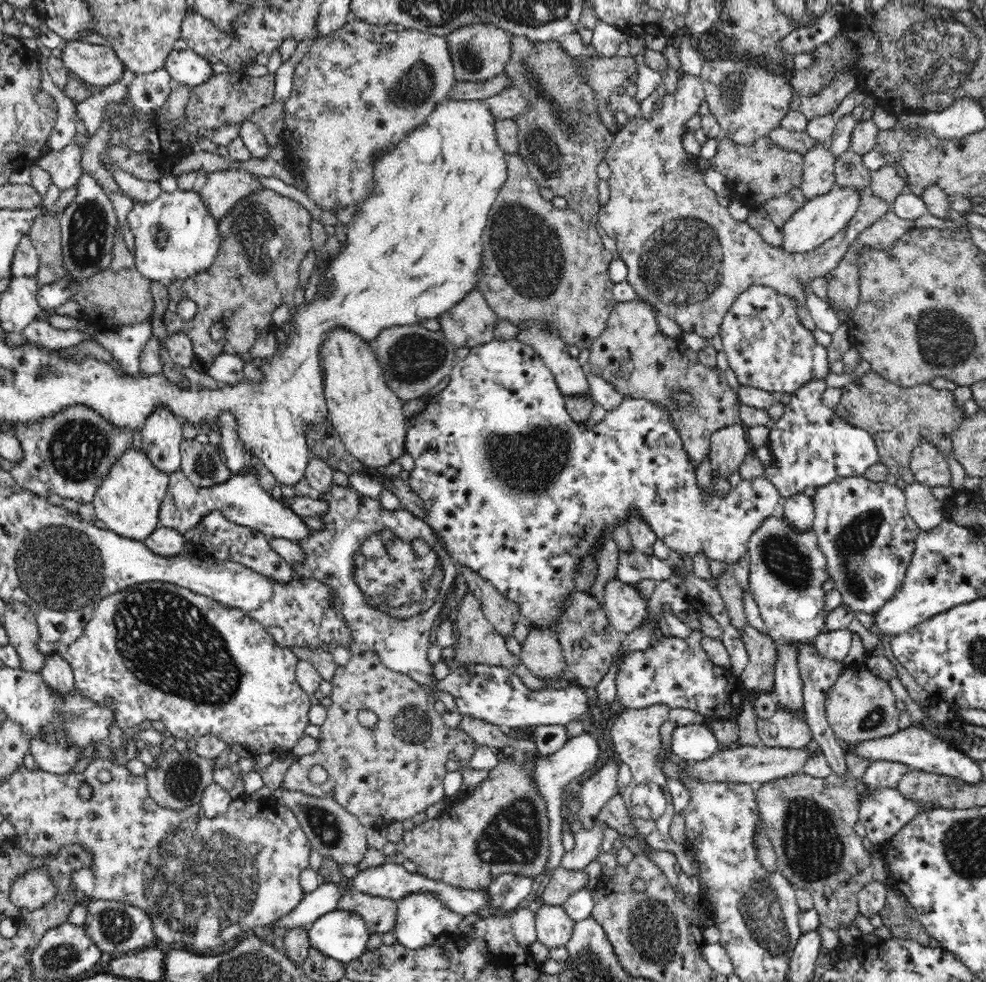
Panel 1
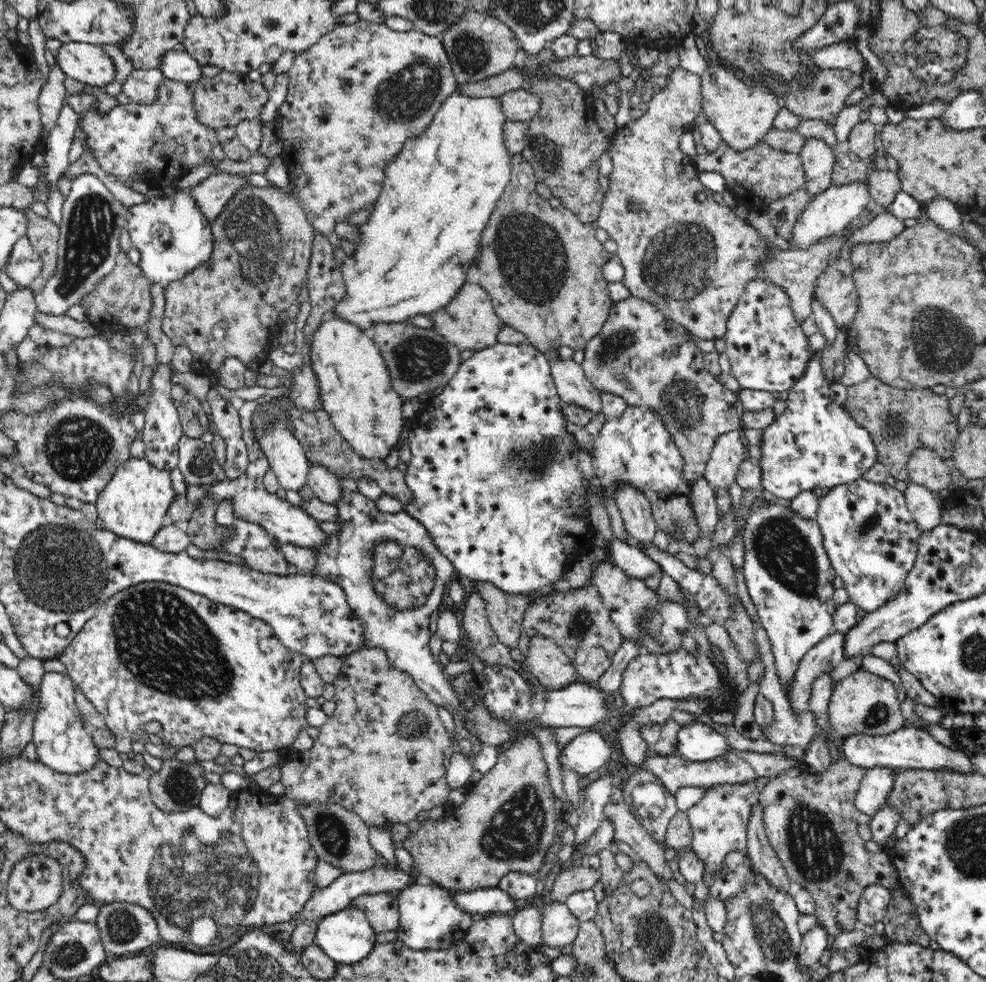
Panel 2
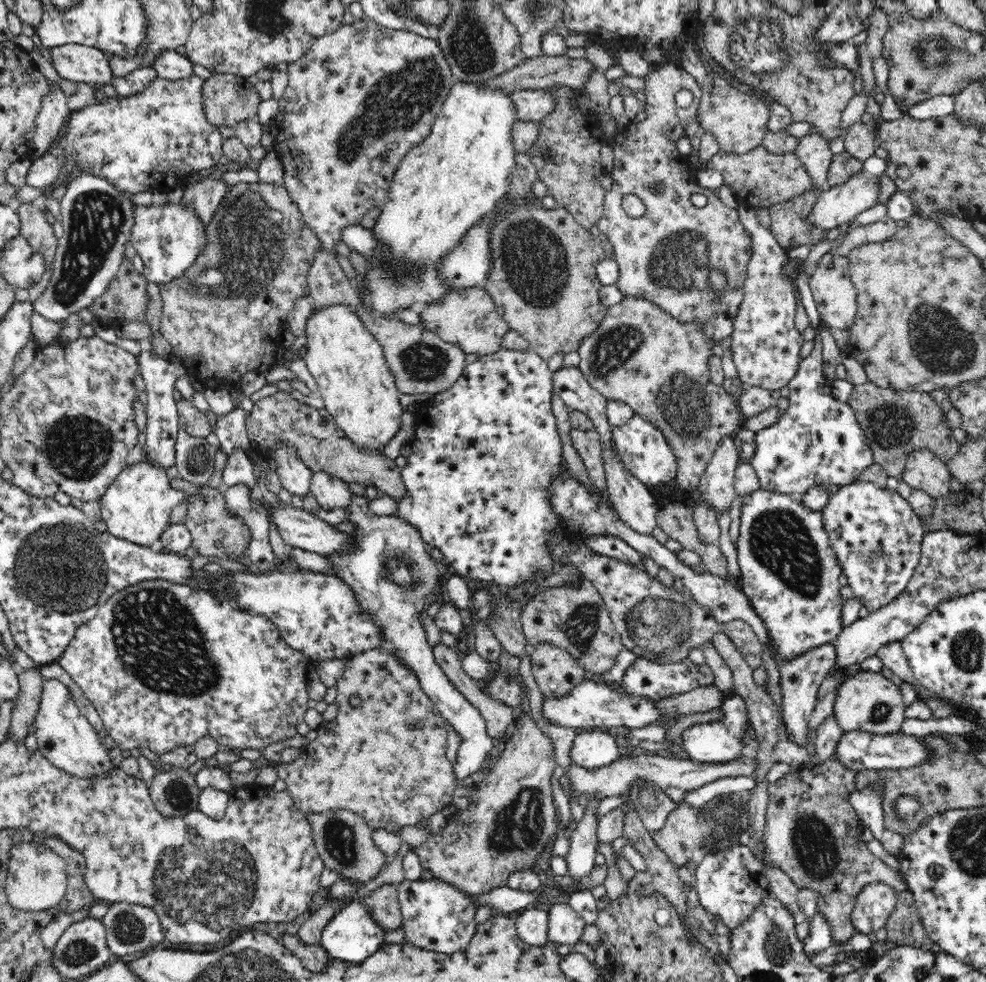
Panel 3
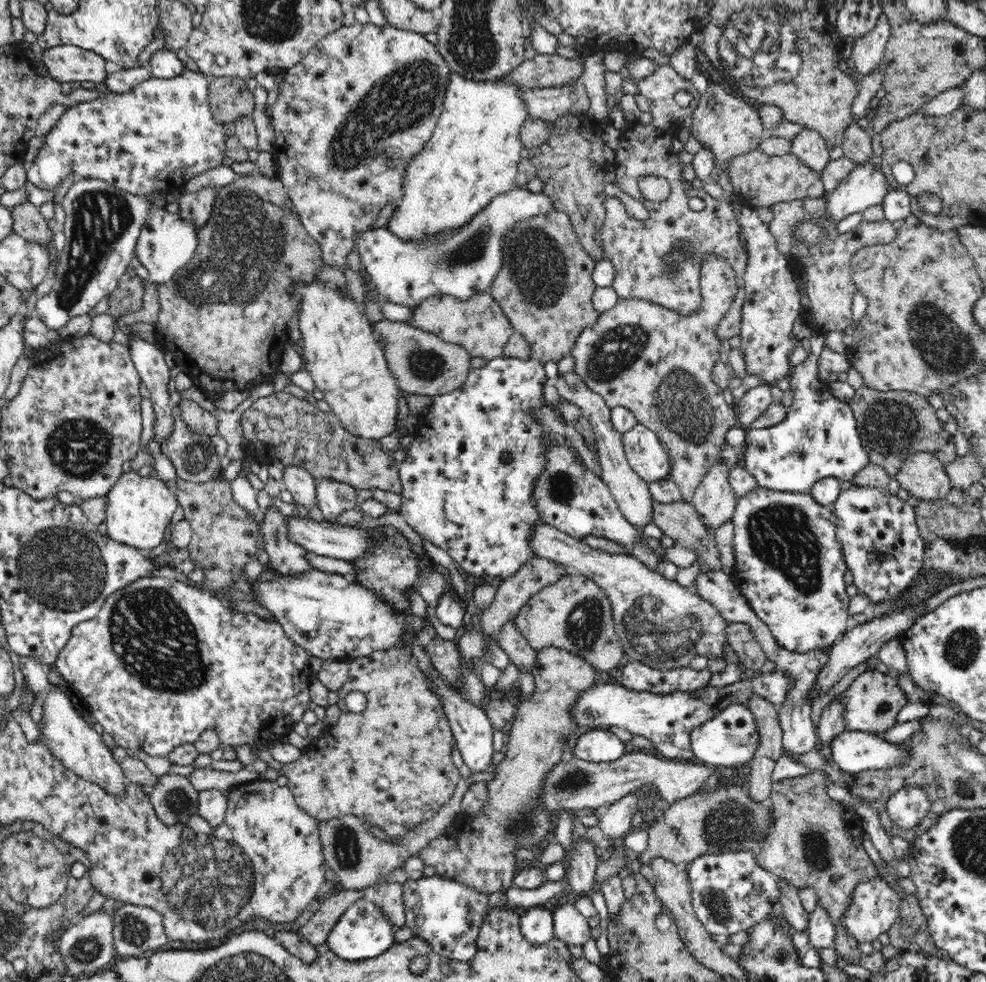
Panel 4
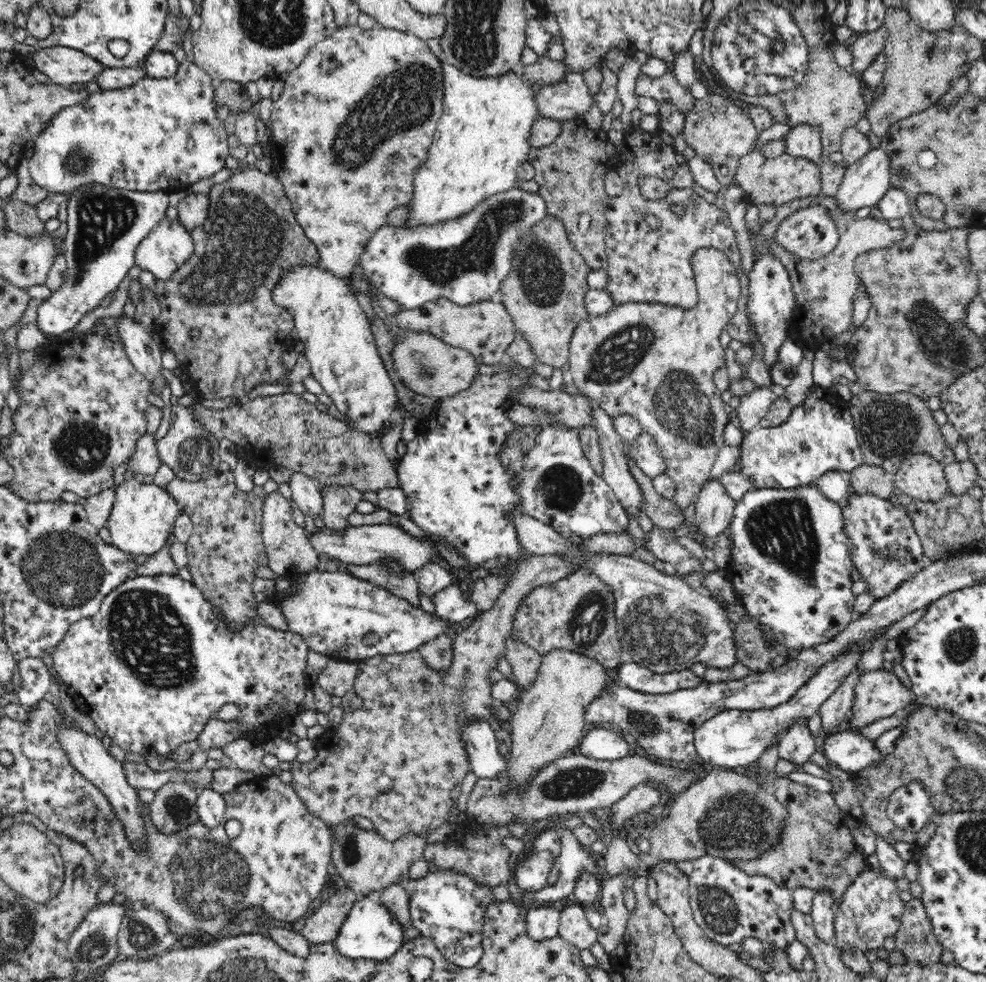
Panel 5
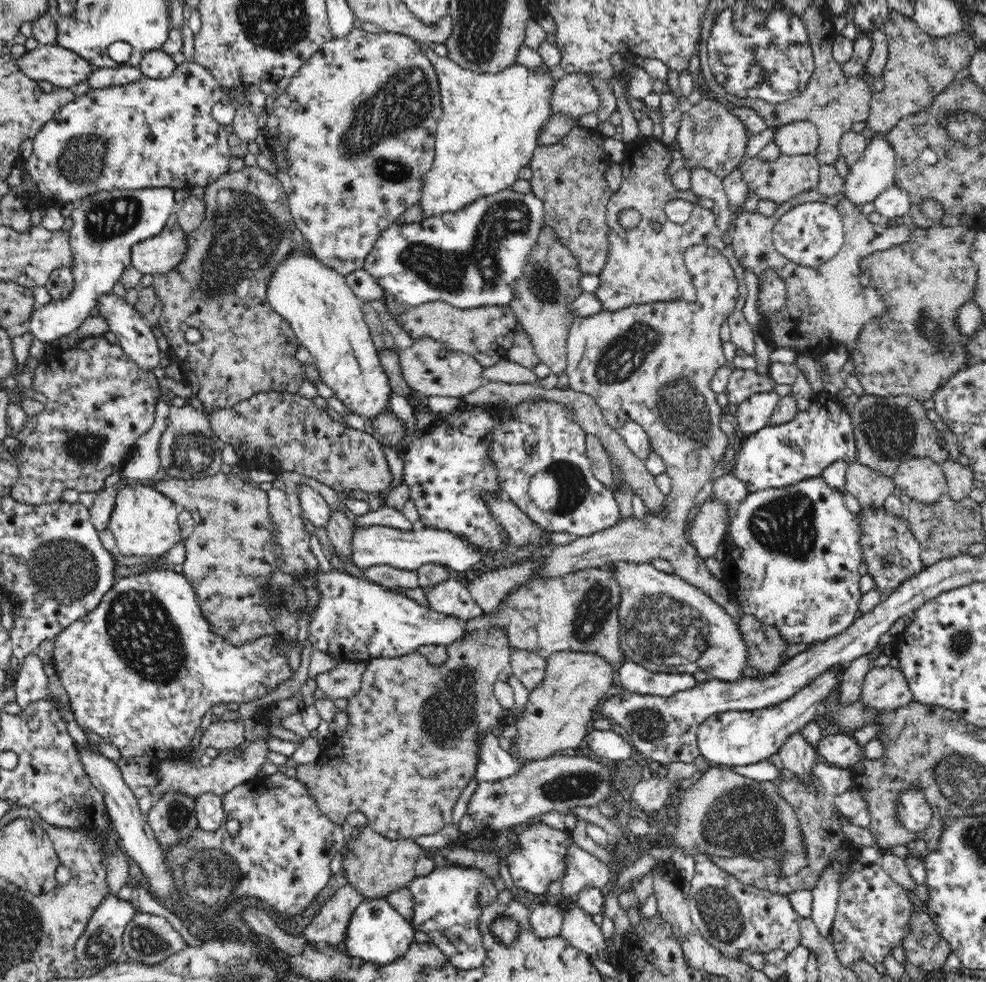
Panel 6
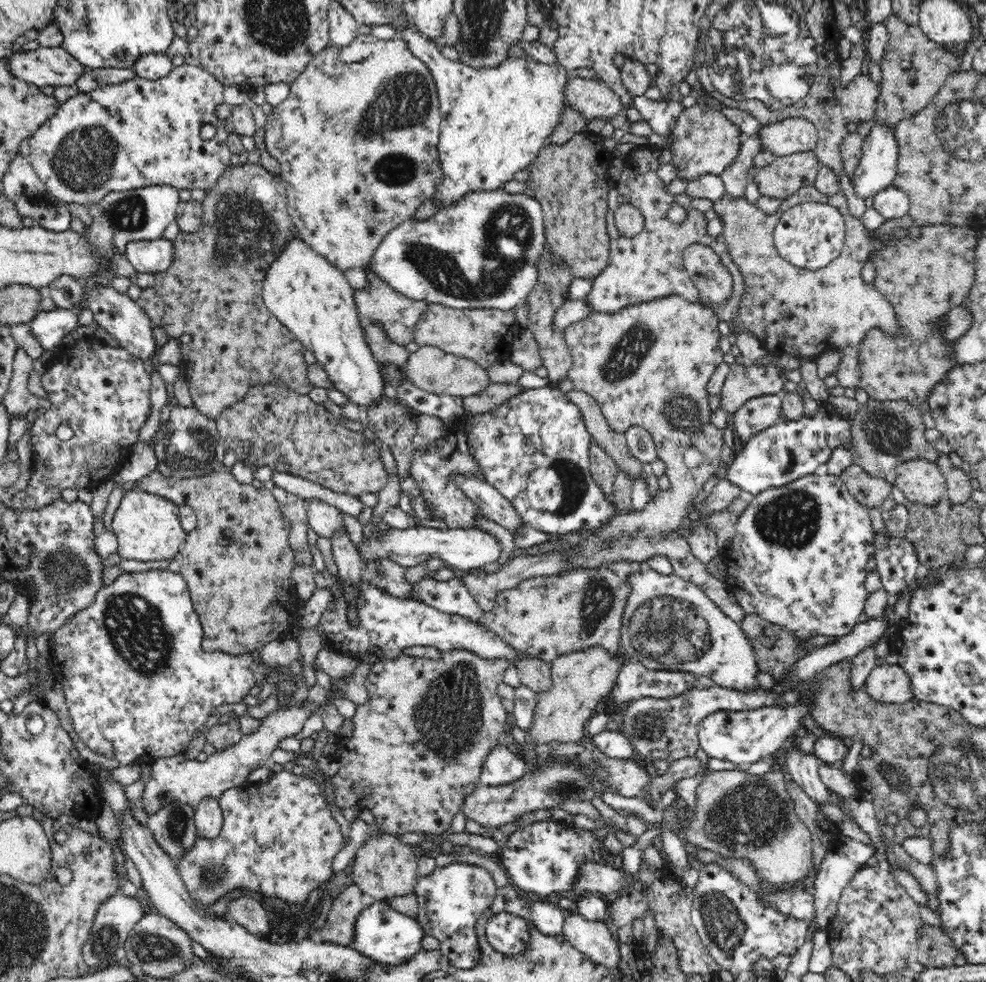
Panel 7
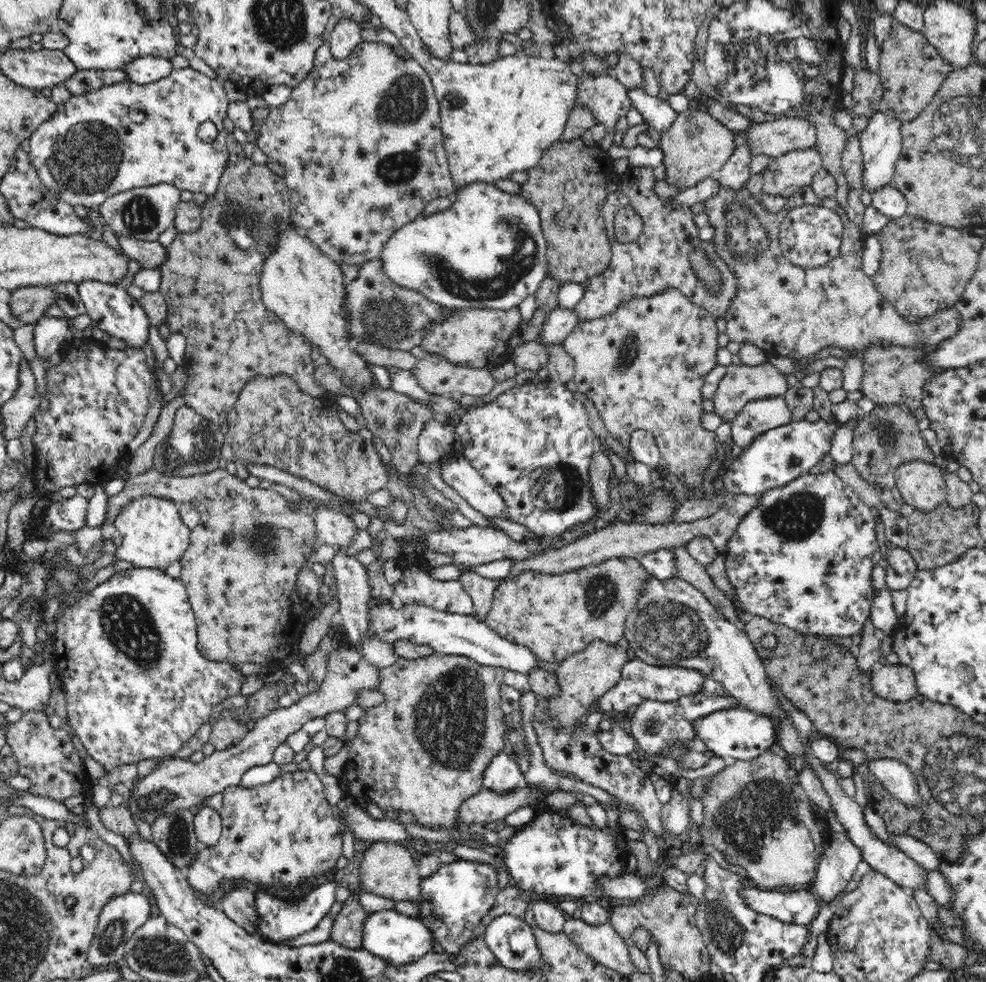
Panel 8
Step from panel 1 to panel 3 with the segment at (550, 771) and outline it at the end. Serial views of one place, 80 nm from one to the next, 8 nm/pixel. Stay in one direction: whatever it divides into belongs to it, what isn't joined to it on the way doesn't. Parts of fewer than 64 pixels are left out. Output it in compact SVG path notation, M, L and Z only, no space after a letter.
M581 730L574 739L570 756L573 764L592 769L611 764L621 756L618 752L618 742L608 730Z

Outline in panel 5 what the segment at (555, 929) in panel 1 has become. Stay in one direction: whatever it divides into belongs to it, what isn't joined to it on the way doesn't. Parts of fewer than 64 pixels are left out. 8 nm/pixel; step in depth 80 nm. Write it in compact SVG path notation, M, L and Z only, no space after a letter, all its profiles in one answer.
M574 901L561 910L559 923L559 936L580 950L592 948L599 940L600 934L589 923L584 907Z

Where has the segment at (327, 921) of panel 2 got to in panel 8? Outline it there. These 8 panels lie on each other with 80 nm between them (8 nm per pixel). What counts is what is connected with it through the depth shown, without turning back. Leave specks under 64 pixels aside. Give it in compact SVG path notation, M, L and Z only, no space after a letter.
M382 910L379 912L370 913L363 924L363 948L372 952L376 956L383 958L386 962L392 965L408 965L411 962L416 962L426 953L434 950L434 944L438 943L432 931L419 918L412 918L405 914L400 914L395 910Z

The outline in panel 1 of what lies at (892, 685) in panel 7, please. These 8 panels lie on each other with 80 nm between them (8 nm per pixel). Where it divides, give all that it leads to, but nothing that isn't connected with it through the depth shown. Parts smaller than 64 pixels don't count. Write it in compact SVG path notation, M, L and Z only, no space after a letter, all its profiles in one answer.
M845 669L828 691L826 714L833 733L845 746L854 743L890 736L899 730L898 699L887 680L876 677L867 670L854 672Z

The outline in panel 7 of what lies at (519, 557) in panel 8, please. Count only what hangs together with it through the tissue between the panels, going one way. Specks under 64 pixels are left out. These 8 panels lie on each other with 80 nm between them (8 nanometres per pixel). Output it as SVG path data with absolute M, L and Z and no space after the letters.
M420 525L419 527L411 526L405 530L392 528L390 532L385 532L383 535L382 540L371 538L360 546L364 564L370 560L390 559L408 569L423 564L429 558L440 558L449 564L450 568L469 571L472 568L482 568L496 562L502 554L500 543L492 534L471 527L436 530L436 528Z

